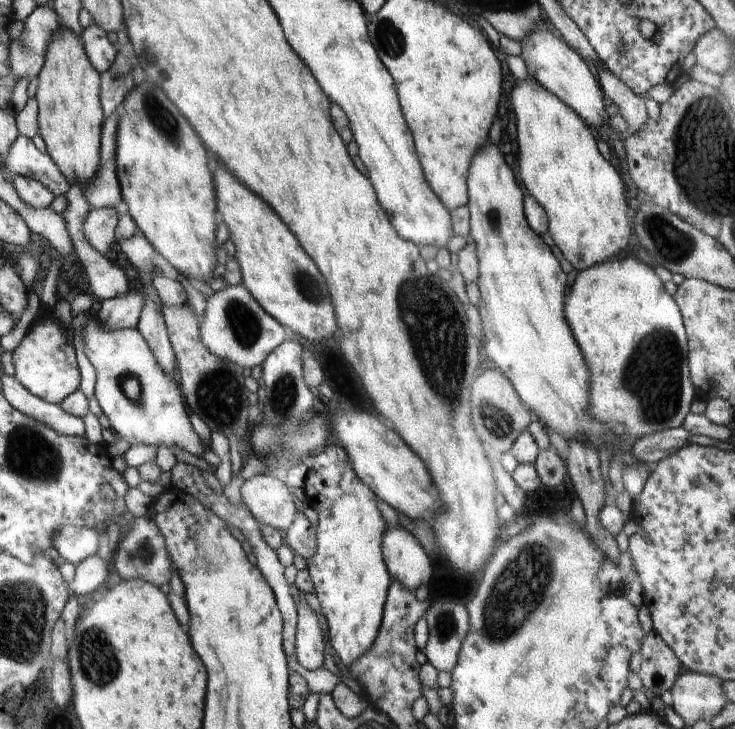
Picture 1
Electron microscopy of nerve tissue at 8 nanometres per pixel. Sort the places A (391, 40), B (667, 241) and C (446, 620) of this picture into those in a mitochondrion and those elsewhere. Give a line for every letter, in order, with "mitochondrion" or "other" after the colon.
A: mitochondrion
B: mitochondrion
C: mitochondrion

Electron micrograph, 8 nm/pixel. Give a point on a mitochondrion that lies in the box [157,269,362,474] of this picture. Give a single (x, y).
(219, 397)

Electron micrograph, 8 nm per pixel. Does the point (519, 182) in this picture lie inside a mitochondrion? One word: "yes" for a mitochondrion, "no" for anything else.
no

